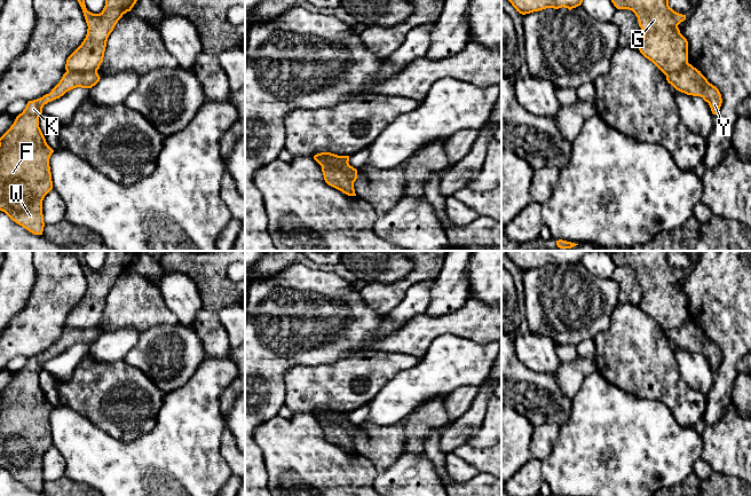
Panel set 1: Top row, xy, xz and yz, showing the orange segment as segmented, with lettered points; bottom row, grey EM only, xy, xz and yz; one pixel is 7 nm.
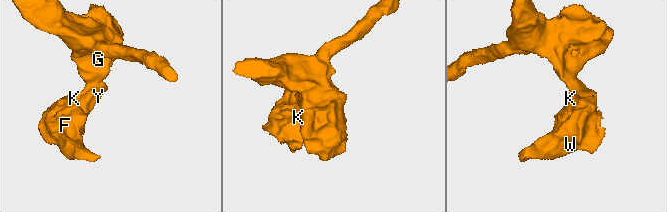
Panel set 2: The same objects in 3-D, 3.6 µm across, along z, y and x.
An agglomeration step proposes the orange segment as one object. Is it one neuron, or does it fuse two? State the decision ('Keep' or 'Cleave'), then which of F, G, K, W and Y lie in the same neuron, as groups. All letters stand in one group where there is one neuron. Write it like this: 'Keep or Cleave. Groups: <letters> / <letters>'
Cleave. Groups: F K W Y / G

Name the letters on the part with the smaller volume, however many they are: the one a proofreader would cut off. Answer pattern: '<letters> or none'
F, K, W, Y

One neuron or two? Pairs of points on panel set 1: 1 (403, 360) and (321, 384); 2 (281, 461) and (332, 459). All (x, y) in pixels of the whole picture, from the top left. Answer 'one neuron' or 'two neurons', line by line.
1: one neuron
2: one neuron

